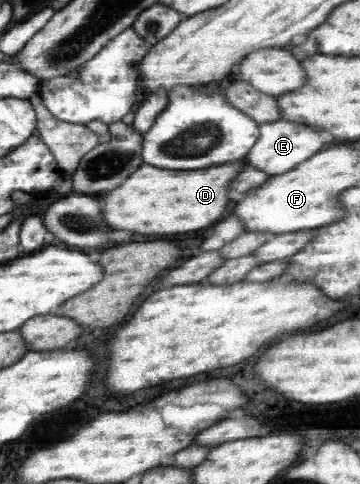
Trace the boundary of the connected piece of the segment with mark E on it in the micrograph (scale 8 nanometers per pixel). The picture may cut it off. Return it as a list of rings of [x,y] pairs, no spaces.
[[[278,120],[276,122],[264,123],[260,126],[259,140],[256,141],[252,154],[248,154],[248,162],[252,162],[254,168],[264,170],[266,174],[276,176],[284,174],[288,170],[303,164],[316,152],[322,150],[322,134],[316,132],[310,126],[302,126],[302,122],[290,122],[290,120]]]

